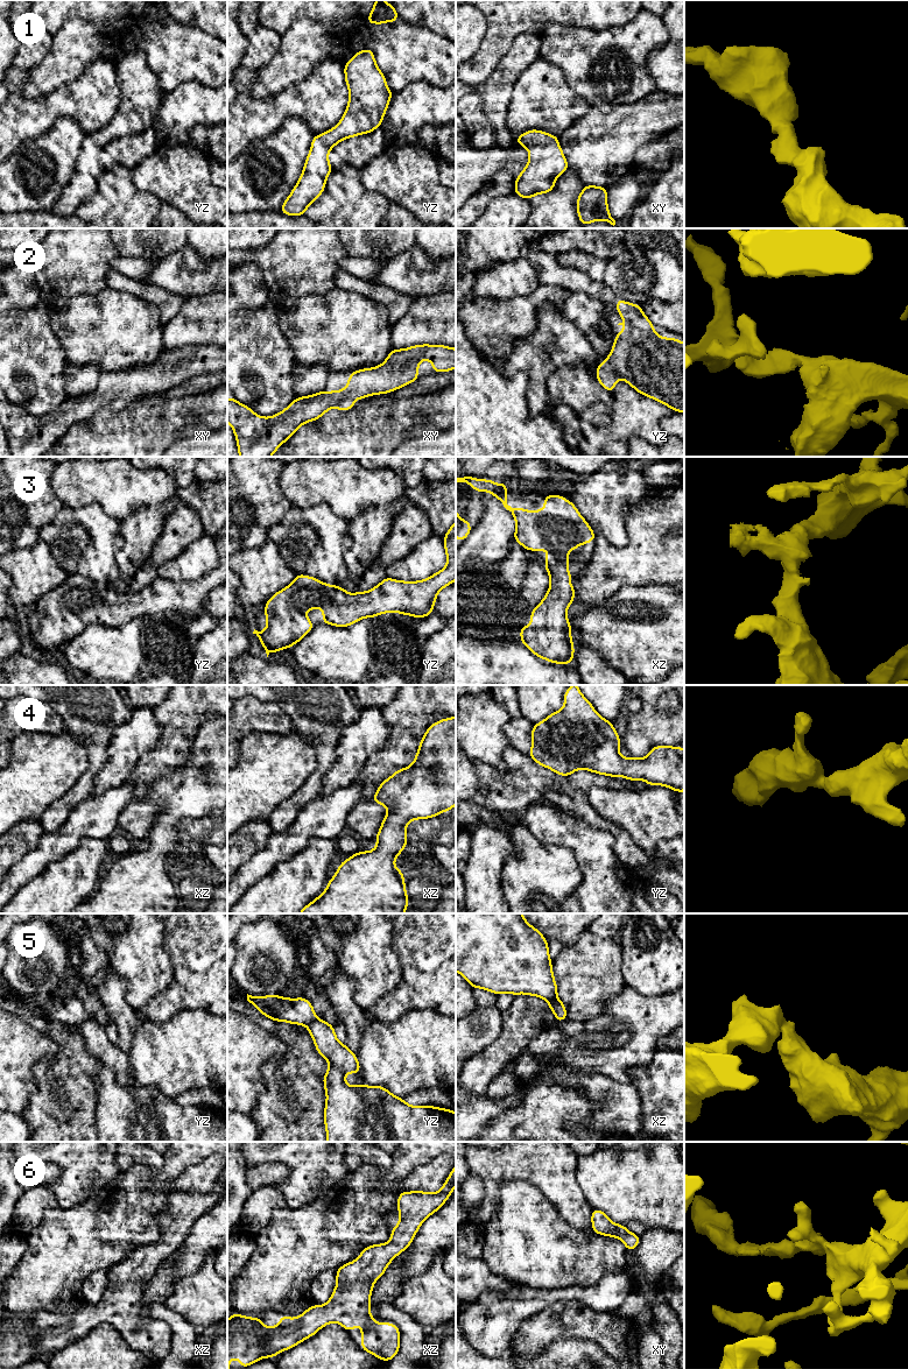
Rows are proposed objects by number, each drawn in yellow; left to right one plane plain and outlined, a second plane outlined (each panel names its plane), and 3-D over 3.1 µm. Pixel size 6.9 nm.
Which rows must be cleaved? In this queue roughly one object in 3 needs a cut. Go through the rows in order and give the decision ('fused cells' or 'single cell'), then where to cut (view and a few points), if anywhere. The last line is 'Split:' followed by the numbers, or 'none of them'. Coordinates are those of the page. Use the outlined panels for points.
1: single cell | no cut
2: single cell | no cut
3: single cell | no cut
4: single cell | no cut
5: fused cells | yz (317, 1018), (307, 1025)
6: single cell | no cut
Split: 5

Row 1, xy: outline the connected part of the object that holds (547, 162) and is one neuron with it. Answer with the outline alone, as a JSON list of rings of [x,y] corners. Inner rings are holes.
[[[532,129],[519,135],[515,142],[527,148],[532,157],[516,177],[514,192],[528,200],[535,195],[551,192],[556,177],[569,168],[558,136]]]

